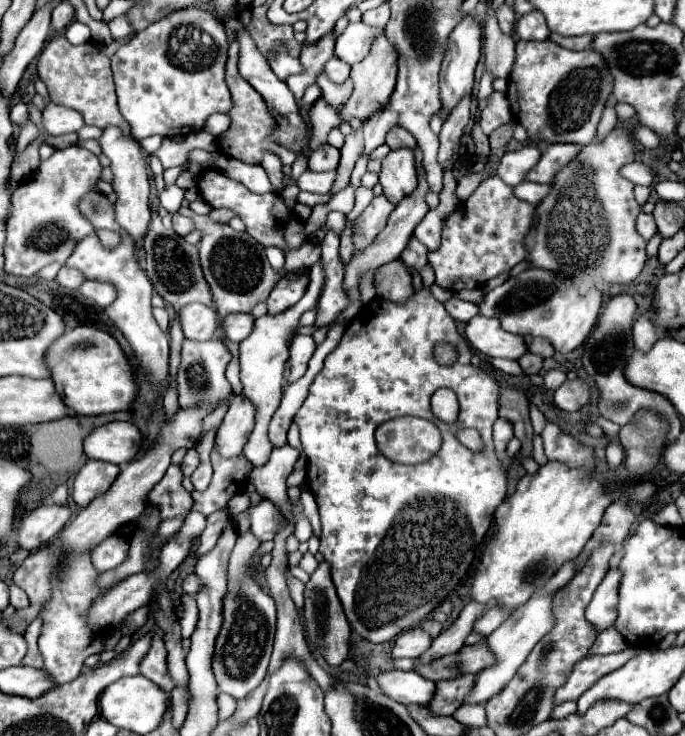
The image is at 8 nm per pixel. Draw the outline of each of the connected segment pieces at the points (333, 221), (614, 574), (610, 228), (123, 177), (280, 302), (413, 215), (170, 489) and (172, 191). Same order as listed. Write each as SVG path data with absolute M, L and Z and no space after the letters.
M331 211L327 215L327 223L325 223L327 231L333 231L337 235L343 235L343 231L347 229L347 215L341 211Z
M609 569L601 585L597 587L589 607L587 607L587 619L595 625L595 629L603 631L609 625L613 625L617 617L617 585L621 585L621 569Z
M617 103L615 111L619 117L618 126L603 142L593 142L584 146L581 153L577 155L577 159L573 161L573 165L569 163L565 169L559 171L553 183L553 191L537 207L539 219L535 219L535 227L525 237L525 247L529 251L527 257L531 265L561 271L567 277L573 277L581 293L601 283L631 283L639 275L647 259L645 239L641 239L635 229L635 219L641 213L641 207L633 197L635 185L619 175L619 169L631 163L635 155L635 143L631 133L625 132L621 126L625 119L635 117L635 111L631 105L625 105L625 103Z
M109 127L103 131L103 137L99 139L103 153L111 159L111 171L115 175L113 189L117 193L115 203L115 221L129 233L129 237L137 243L147 233L151 211L147 205L149 199L149 179L147 179L147 167L139 151L139 143L133 137L125 137L119 127Z
M285 275L279 279L279 283L273 287L269 299L267 299L267 313L275 315L275 313L283 313L287 311L291 305L295 305L305 289L307 289L309 277L307 275Z
M419 181L419 187L415 189L415 193L411 193L409 197L405 197L405 199L395 207L395 211L393 211L391 217L389 217L387 227L377 235L377 239L373 241L373 245L369 245L365 251L361 251L361 253L357 253L357 255L351 257L351 263L345 267L345 289L349 291L351 305L337 317L337 321L355 317L355 315L359 313L359 309L363 307L363 305L361 305L361 299L359 299L359 289L357 289L359 273L361 273L363 269L375 269L375 267L381 267L381 265L385 265L385 263L389 263L389 261L399 259L401 251L403 251L405 245L409 243L409 237L413 235L413 229L421 223L421 219L423 219L425 213L429 211L429 207L427 207L427 203L425 203L425 193L427 193L427 191L429 191L427 181Z
M171 465L167 469L165 477L149 493L151 503L159 505L163 519L187 513L191 509L191 505L193 505L193 499L191 499L189 491L183 489L181 479L183 479L181 467L179 465Z
M167 185L163 189L163 193L159 195L159 205L163 209L167 209L167 213L177 213L179 207L181 207L181 201L183 201L183 189L177 187L177 185Z

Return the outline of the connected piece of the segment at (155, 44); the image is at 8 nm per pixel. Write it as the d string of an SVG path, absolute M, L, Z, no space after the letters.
M187 7L169 13L147 29L139 31L135 39L123 45L113 57L111 67L117 85L119 111L131 125L131 133L137 141L149 135L175 137L189 135L201 131L207 117L213 113L229 113L231 111L231 93L225 83L225 63L227 63L227 35L221 19L209 11L199 7Z

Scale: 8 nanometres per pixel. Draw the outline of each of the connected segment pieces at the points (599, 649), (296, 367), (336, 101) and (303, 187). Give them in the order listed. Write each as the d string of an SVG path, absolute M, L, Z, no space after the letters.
M611 627L605 633L599 633L595 645L591 647L591 653L617 653L617 651L623 651L627 647L629 645L621 637L621 633L615 633L615 629Z
M295 335L291 347L289 347L289 377L287 383L295 383L301 379L307 371L307 361L311 359L315 351L315 341L311 335Z
M321 73L321 77L317 77L317 85L321 87L323 97L335 107L343 105L347 101L347 97L351 95L351 89L353 89L353 83L351 83L350 78L345 83L341 83L341 85L333 85L333 81L329 81L325 73Z
M305 171L301 177L293 179L291 175L283 175L283 187L289 187L291 183L299 187L299 191L311 191L311 193L319 193L325 195L335 179L335 171L329 173L313 173L313 171Z

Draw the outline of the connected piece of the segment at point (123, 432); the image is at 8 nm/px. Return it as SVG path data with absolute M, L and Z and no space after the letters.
M113 421L85 437L85 455L89 459L101 459L107 463L121 465L131 461L141 447L141 433L133 423Z

